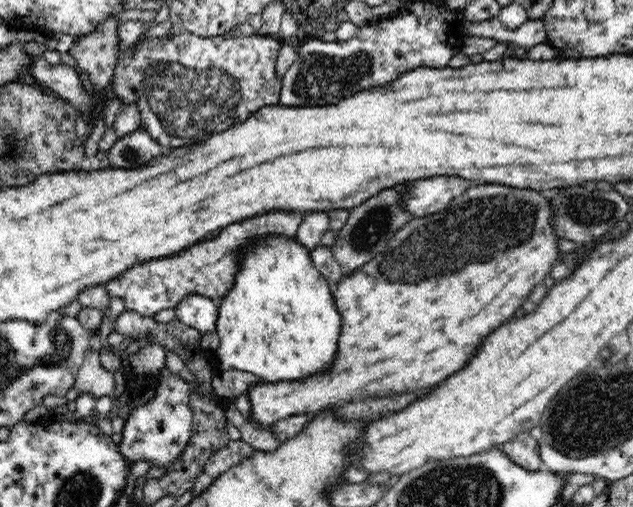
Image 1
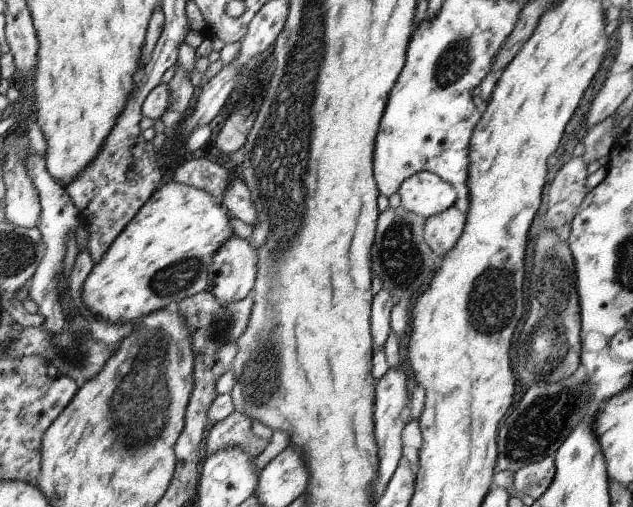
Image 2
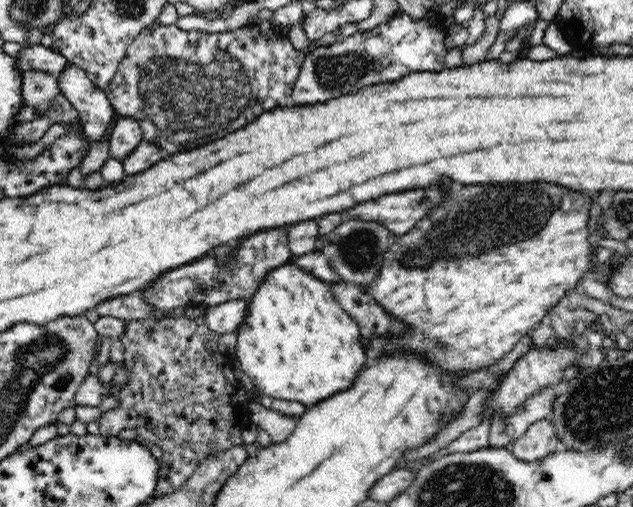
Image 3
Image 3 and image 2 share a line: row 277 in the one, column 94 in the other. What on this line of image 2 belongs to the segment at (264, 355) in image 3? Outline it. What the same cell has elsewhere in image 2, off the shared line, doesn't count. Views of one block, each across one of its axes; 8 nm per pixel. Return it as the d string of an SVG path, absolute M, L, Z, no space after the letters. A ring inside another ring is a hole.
M174 181L164 184L140 208L126 228L102 257L82 284L82 302L90 314L104 322L126 324L136 322L154 311L178 305L181 300L208 289L209 268L218 248L234 236L230 226L230 209L214 200L208 192Z

